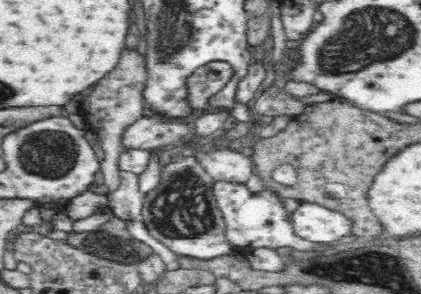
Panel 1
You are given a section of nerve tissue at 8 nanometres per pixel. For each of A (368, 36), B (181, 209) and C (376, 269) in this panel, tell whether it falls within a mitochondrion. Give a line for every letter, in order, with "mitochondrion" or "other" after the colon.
A: mitochondrion
B: mitochondrion
C: mitochondrion

